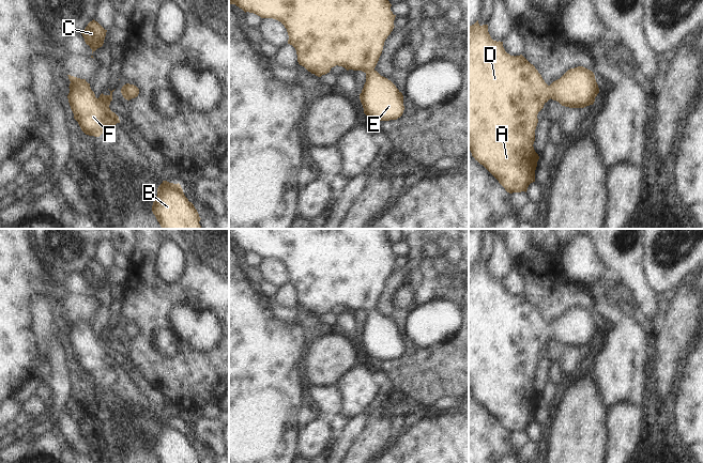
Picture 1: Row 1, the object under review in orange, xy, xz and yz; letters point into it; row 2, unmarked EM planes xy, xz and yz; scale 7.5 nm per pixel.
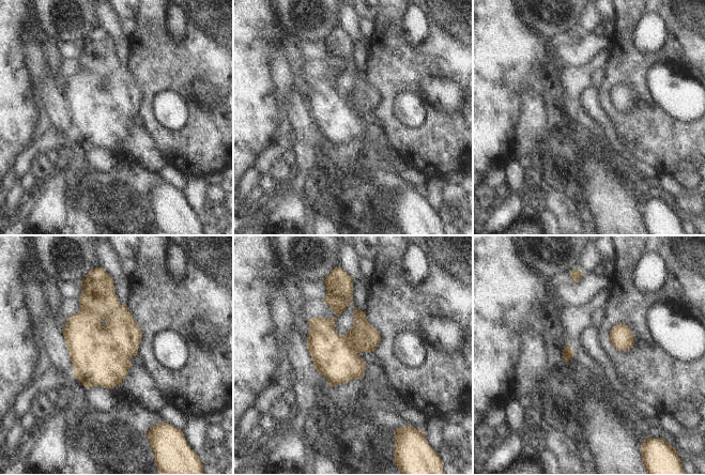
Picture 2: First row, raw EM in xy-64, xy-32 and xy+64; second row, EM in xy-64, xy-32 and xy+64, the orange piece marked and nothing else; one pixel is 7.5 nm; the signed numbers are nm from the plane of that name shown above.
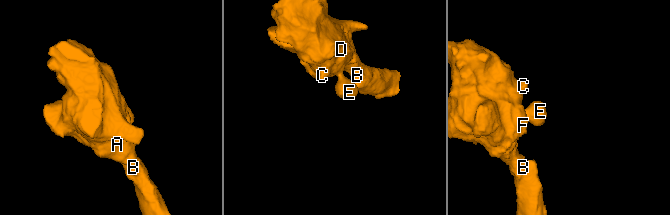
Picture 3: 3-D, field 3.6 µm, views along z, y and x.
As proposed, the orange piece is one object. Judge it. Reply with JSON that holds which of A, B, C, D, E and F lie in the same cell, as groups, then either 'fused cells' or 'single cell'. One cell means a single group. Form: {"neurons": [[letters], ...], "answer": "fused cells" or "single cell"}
{"neurons": [["A", "B", "C", "D", "E", "F"]], "answer": "single cell"}

